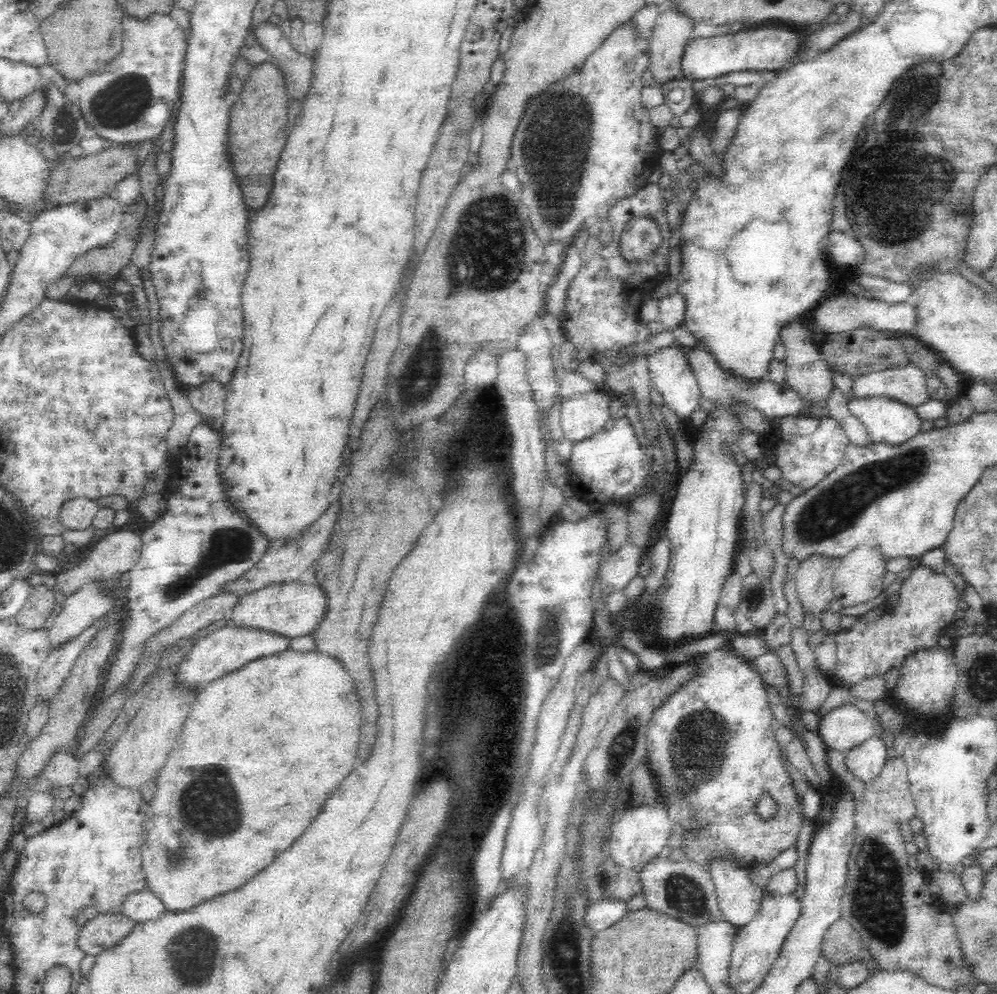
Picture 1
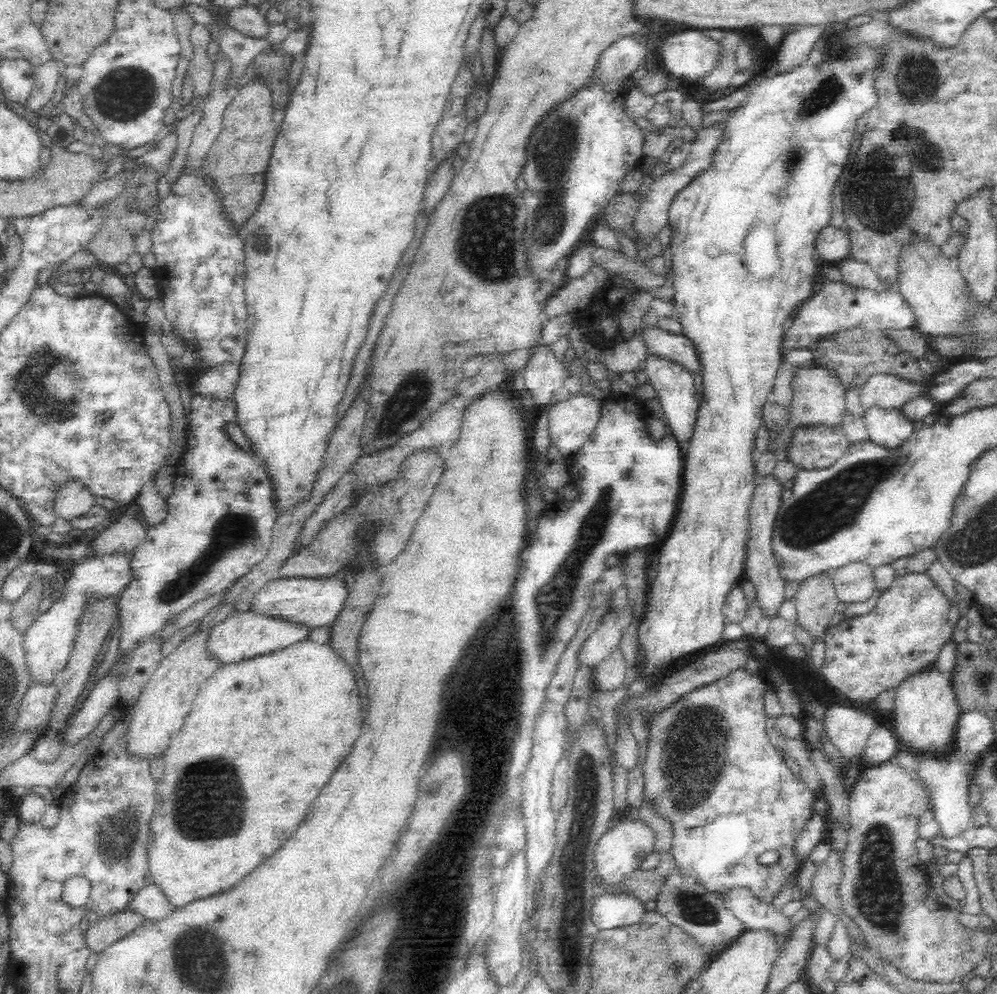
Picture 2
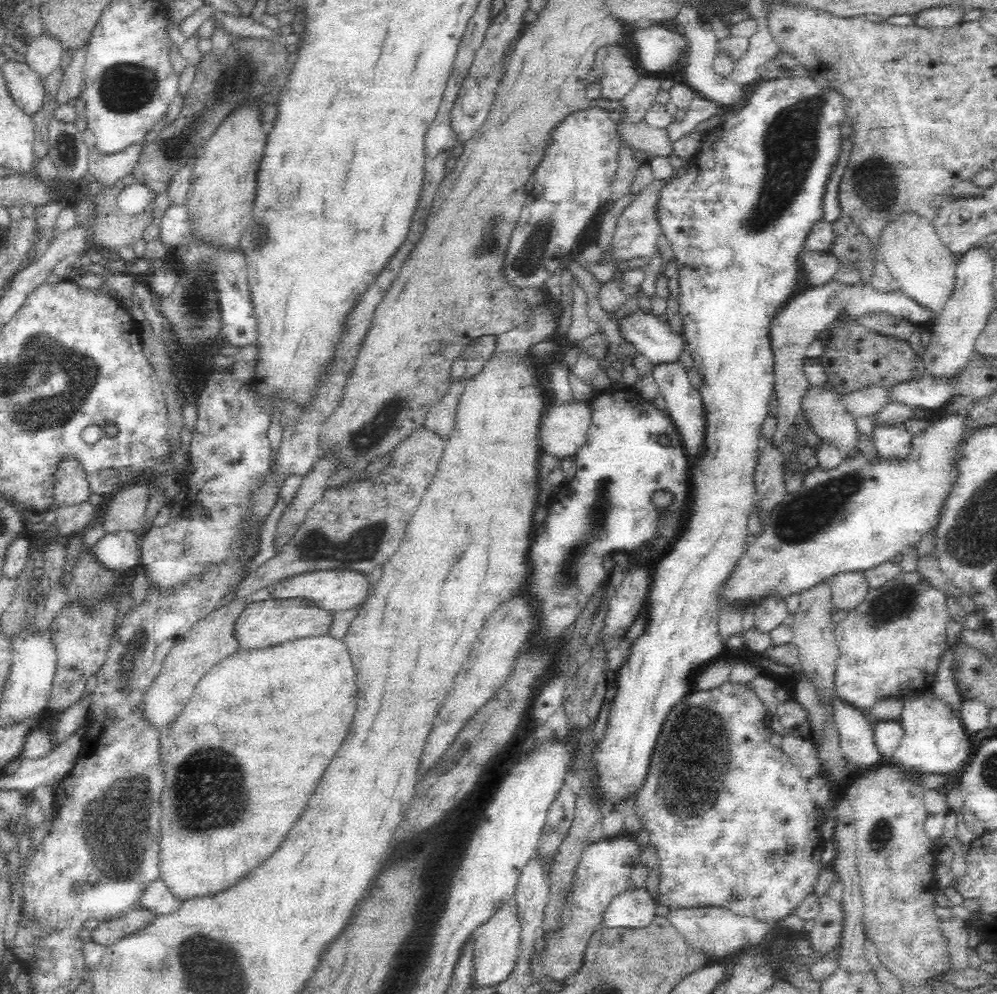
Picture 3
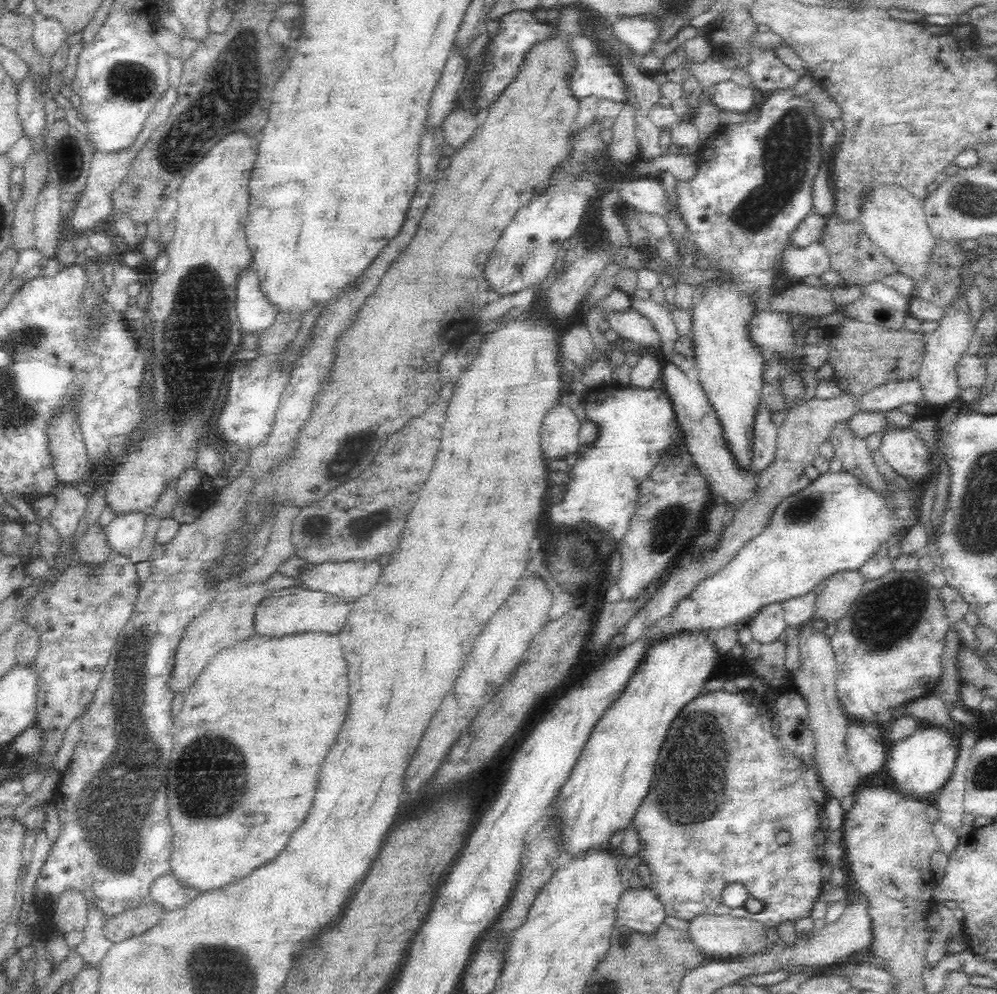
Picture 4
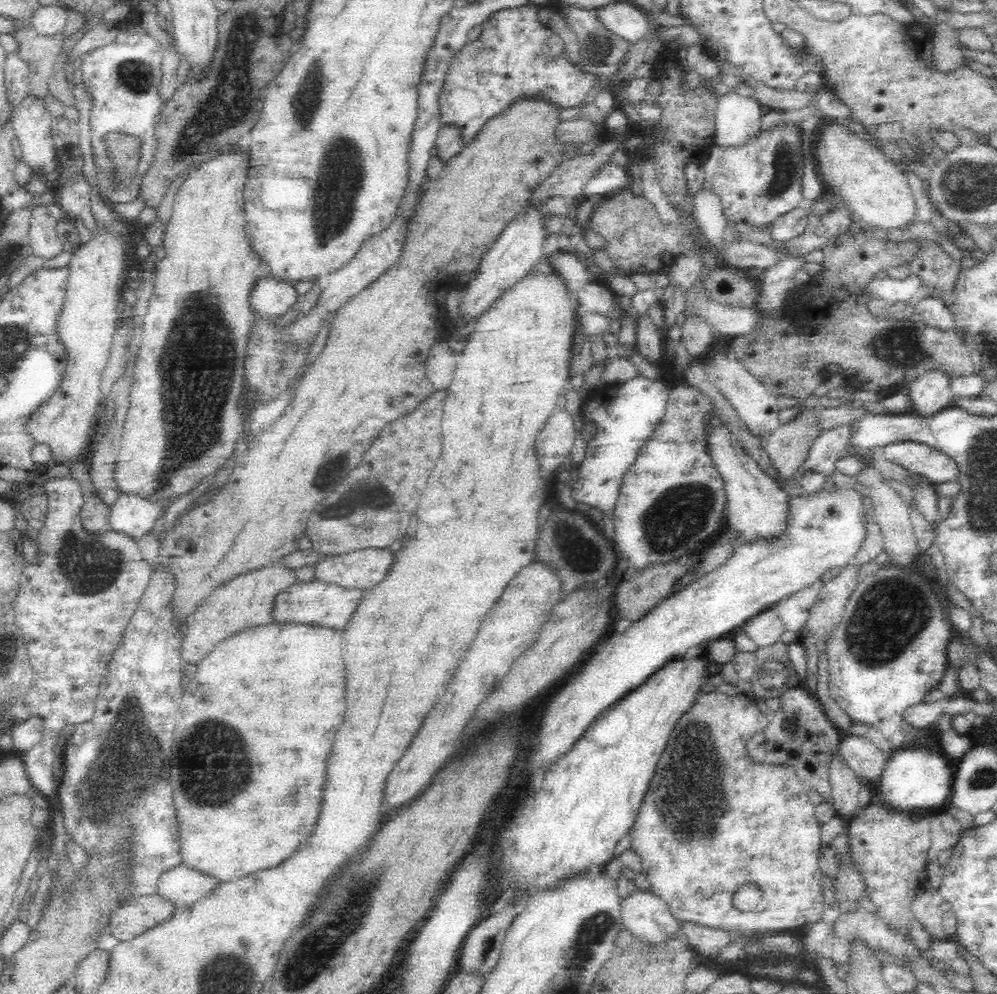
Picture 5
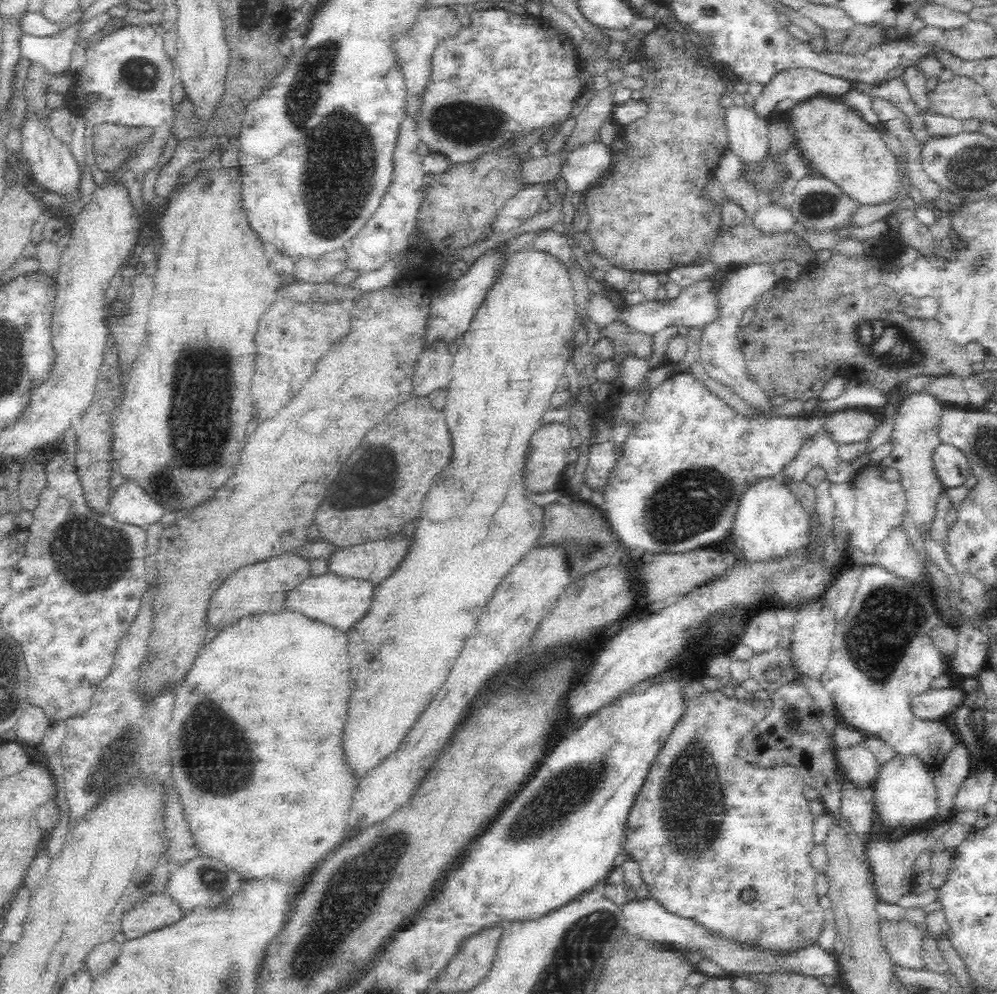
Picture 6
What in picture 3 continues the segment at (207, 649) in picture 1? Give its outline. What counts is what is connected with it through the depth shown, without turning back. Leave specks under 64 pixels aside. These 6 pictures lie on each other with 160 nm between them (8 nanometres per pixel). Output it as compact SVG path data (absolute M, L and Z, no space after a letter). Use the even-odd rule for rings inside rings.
M305 596L270 597L250 602L237 620L237 637L243 648L254 649L282 644L288 640L328 634L334 622L334 610L326 610Z

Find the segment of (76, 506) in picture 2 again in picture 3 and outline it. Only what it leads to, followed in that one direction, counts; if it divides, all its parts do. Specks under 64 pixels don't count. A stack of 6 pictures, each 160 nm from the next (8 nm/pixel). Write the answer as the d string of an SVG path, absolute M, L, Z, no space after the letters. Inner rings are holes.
M69 453L58 461L53 474L53 505L76 504L88 500L91 493L83 462Z

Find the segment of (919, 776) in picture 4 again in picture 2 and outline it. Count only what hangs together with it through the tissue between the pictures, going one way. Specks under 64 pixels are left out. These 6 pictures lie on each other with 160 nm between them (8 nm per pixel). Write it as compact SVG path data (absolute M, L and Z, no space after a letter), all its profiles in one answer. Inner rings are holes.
M932 668L902 682L895 692L894 713L888 721L898 737L899 750L914 753L914 756L928 755L938 759L952 754L957 749L955 738L962 711L951 680Z

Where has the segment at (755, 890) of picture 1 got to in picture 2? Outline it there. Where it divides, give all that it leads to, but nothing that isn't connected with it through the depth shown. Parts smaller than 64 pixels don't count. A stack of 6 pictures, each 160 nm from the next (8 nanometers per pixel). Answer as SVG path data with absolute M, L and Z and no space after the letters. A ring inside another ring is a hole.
M740 889L735 890L725 898L725 905L744 922L748 929L766 930L774 936L776 951L780 954L790 942L795 924L791 917L784 916L772 905L764 904L750 893Z

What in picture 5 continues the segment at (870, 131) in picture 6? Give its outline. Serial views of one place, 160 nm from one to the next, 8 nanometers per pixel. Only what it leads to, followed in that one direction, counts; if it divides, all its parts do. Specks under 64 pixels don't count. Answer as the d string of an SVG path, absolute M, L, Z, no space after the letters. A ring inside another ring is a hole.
M823 116L822 122L816 126L816 130L812 134L812 157L814 157L815 171L821 181L826 182L834 195L840 197L844 207L856 212L862 220L865 220L865 228L875 226L882 233L886 228L900 227L916 221L914 194L898 163L894 162L880 147L876 147L871 141L866 141L858 134L852 133L852 128L844 126L839 121Z

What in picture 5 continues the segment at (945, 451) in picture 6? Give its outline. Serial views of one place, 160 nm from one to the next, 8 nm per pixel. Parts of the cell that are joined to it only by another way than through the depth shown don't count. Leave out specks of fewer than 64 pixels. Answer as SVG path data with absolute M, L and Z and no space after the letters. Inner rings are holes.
M891 442L881 447L879 453L889 462L918 469L935 485L955 482L961 474L958 463L947 452L924 443Z

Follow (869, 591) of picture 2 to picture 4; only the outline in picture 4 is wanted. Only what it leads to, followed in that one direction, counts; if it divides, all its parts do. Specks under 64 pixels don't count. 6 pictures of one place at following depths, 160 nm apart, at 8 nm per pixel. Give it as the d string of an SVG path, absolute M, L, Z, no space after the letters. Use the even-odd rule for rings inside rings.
M858 569L831 574L817 594L813 620L824 620L827 625L840 620L848 612L854 598L862 592L865 581Z

